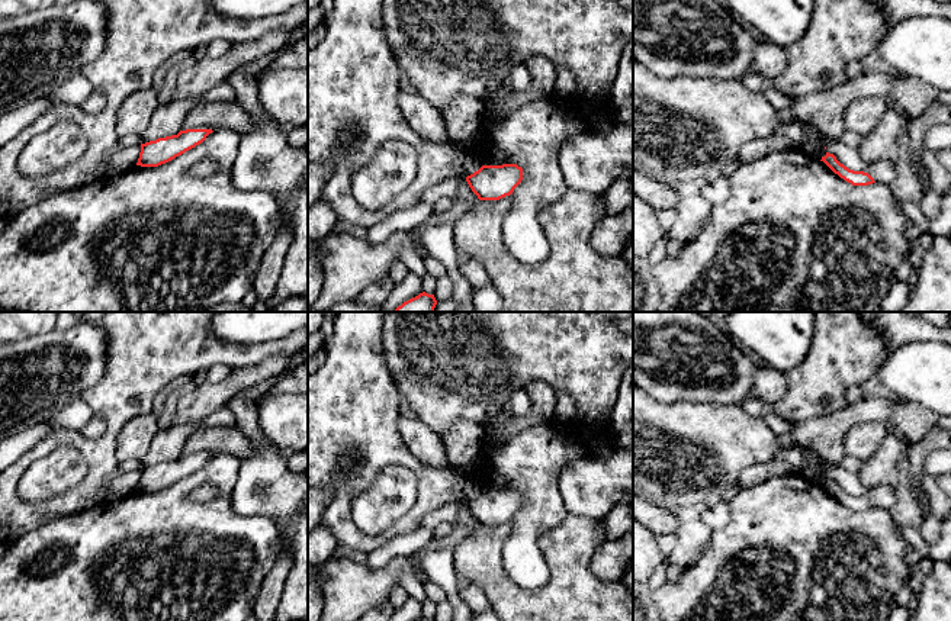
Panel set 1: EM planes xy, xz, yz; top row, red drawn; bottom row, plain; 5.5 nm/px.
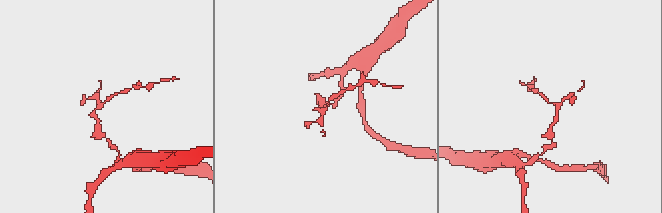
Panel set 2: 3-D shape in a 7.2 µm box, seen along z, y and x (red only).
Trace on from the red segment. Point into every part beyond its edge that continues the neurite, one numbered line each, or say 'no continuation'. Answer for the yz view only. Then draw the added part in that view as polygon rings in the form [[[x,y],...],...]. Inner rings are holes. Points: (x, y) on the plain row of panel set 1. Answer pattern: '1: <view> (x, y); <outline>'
no continuation

